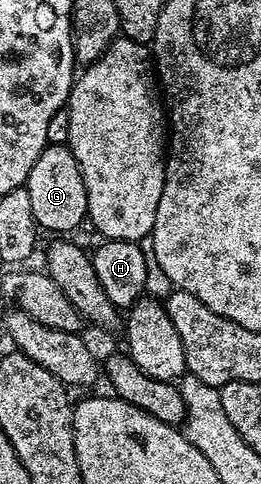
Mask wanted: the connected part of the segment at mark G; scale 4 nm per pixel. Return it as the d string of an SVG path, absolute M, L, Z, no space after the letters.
M48 145L43 149L37 163L33 163L33 171L29 171L29 179L25 187L29 191L29 200L33 206L33 219L40 230L47 232L48 229L49 232L55 233L51 235L71 235L82 221L88 220L85 183L77 159L67 145Z

